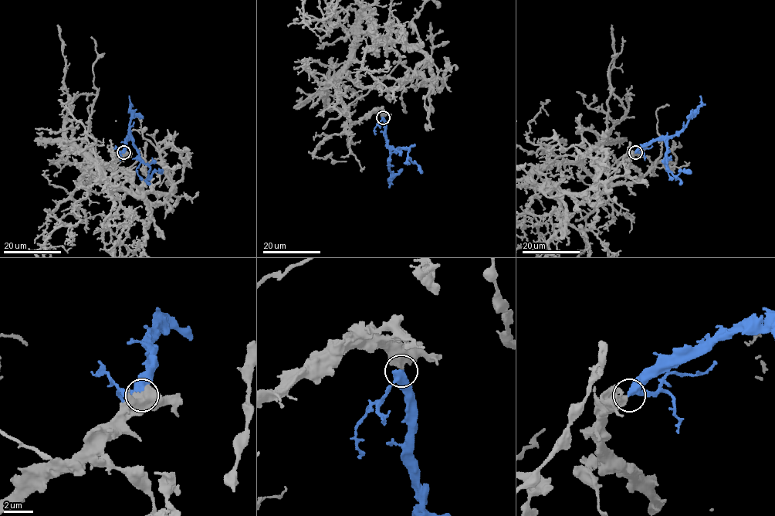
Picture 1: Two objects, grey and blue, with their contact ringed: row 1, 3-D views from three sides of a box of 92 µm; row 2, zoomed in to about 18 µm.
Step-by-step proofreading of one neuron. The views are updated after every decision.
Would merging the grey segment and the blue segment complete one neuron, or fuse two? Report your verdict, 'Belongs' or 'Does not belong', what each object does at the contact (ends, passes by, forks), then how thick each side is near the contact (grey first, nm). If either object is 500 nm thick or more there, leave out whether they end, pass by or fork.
Belongs. Thickness 550 nm (grey) against 420 nm

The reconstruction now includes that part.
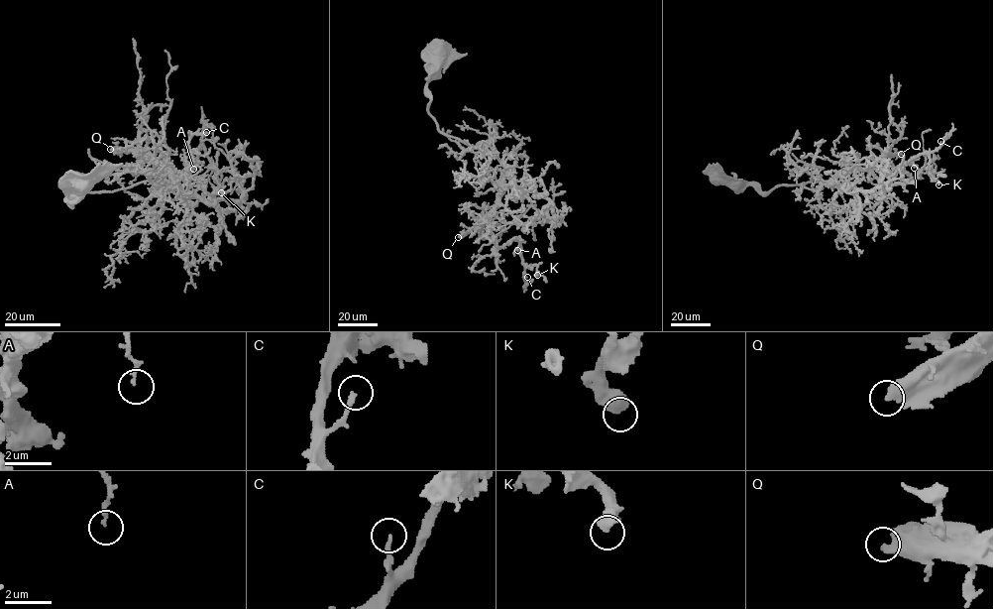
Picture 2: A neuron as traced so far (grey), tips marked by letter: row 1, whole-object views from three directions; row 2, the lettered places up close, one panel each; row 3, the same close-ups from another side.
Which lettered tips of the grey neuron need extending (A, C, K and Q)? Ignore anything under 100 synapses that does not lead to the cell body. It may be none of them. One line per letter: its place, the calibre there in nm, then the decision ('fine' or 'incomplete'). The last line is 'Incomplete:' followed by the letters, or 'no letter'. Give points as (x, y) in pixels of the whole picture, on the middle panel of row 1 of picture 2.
A: (517, 250) | 160 nm | fine
C: (527, 277) | 200 nm | fine
K: (537, 275) | 550 nm | fine
Q: (458, 237) | 550 nm | incomplete
Incomplete: Q

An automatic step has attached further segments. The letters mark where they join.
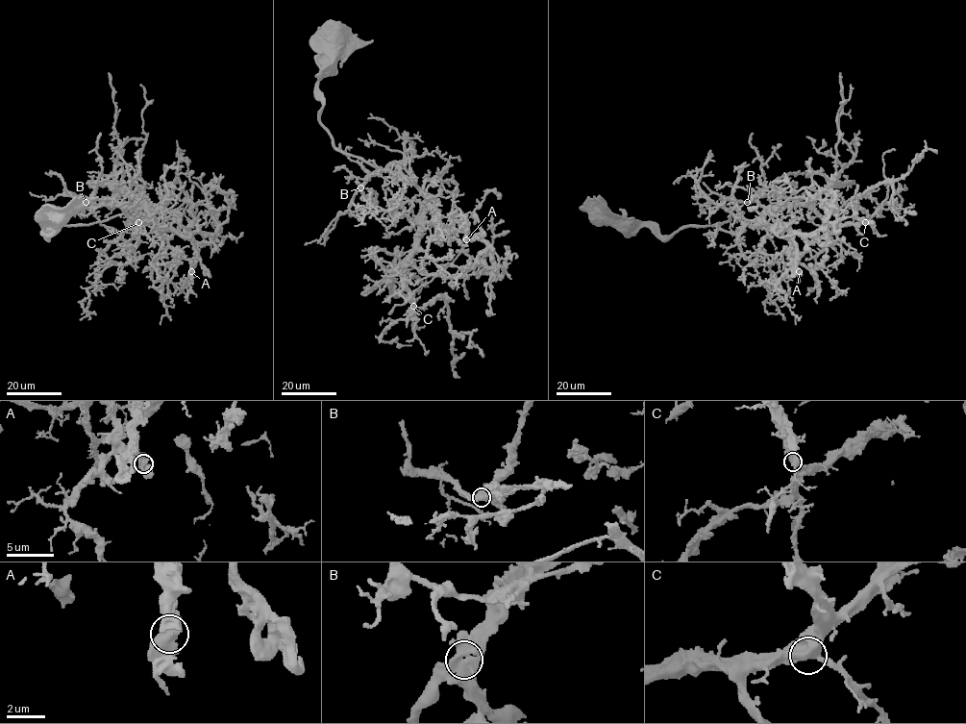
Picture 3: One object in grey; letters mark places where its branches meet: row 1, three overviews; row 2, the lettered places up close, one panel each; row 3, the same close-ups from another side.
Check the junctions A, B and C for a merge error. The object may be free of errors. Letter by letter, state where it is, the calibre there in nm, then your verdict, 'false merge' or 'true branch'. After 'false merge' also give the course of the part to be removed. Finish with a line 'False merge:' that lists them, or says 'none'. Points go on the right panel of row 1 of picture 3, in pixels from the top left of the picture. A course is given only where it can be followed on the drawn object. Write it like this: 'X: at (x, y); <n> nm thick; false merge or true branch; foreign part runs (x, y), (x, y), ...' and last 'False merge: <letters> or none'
A: at (799, 271); 700 nm thick; true branch
B: at (747, 202); 600 nm thick; true branch
C: at (865, 222); 550 nm thick; true branch
False merge: none

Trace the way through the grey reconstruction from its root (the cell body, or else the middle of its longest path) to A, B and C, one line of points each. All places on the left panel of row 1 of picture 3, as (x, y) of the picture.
A: (60, 215), (56, 228), (43, 226), (47, 236), (51, 226), (122, 213), (151, 221), (191, 271)
B: (60, 215), (56, 228), (43, 226), (47, 236), (51, 226), (88, 225), (123, 213), (112, 199), (86, 202)
C: (60, 215), (47, 236), (122, 213), (143, 222), (144, 206), (128, 225), (138, 223)

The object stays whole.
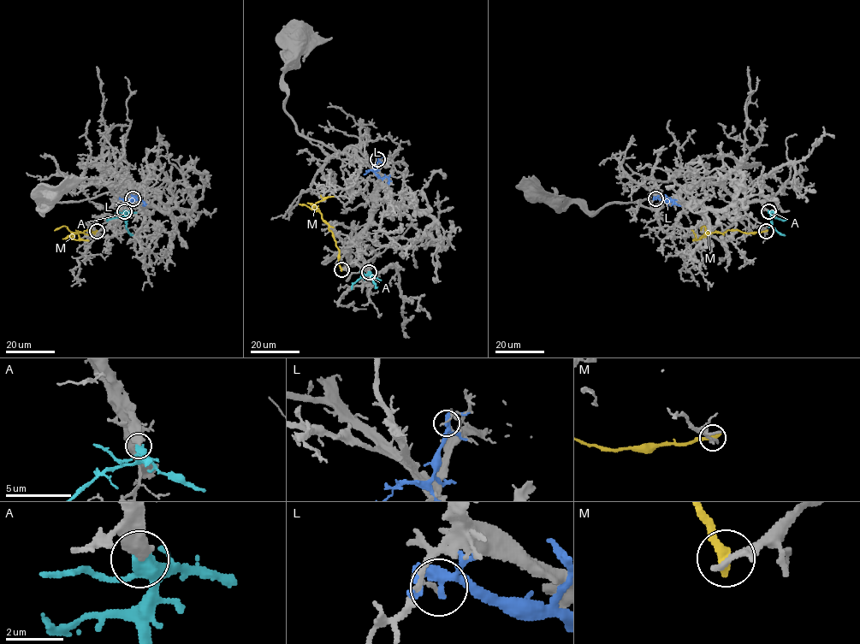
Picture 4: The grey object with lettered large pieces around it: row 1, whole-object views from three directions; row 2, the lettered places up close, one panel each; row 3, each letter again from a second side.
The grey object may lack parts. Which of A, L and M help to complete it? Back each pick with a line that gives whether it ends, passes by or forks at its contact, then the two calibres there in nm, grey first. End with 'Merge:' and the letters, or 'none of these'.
A: it passes by | 480/400 nm
Merge: A

